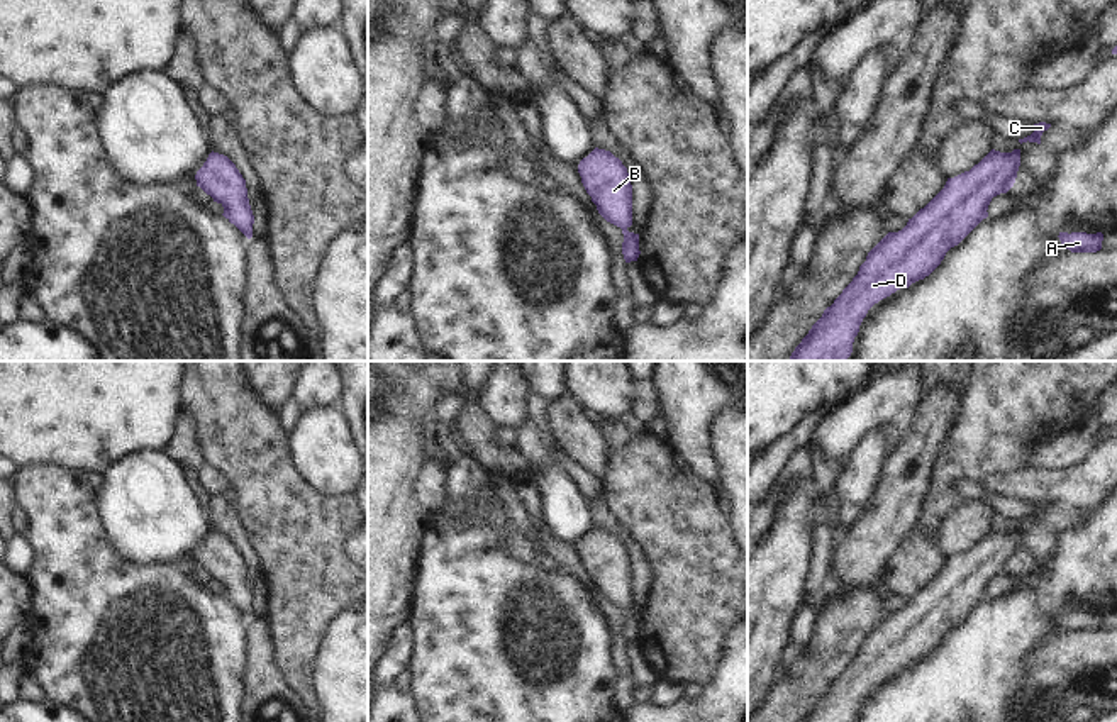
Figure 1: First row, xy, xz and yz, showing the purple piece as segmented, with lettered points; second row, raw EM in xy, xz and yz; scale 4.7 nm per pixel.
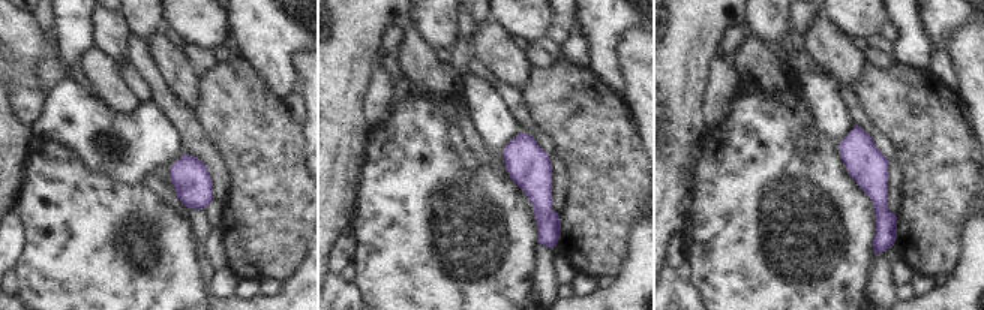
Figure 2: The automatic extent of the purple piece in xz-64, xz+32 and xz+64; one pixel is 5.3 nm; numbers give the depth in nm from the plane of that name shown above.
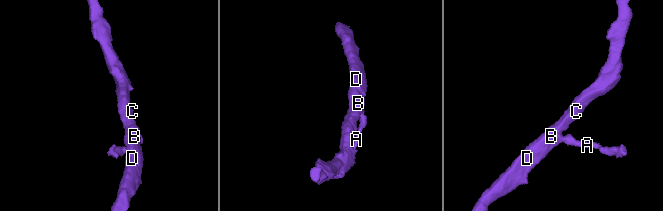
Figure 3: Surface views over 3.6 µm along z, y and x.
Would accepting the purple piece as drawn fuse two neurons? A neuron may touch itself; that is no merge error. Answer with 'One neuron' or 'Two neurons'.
One neuron

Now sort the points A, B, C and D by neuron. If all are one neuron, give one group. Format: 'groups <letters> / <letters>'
groups A B C D

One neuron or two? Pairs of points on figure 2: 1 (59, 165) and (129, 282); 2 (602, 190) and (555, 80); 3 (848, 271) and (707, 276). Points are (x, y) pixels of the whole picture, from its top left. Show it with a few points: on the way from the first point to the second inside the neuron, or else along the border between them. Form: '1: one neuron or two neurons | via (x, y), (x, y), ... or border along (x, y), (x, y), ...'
1: one neuron | via (60, 193), (63, 204), (101, 253)
2: one neuron | via (602, 163), (602, 147), (570, 116), (569, 107)
3: one neuron | via (813, 271), (804, 268), (741, 268)

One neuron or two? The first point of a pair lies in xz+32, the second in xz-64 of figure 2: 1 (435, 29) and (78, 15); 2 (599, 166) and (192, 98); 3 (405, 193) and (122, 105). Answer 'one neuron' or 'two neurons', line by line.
1: two neurons
2: two neurons
3: two neurons

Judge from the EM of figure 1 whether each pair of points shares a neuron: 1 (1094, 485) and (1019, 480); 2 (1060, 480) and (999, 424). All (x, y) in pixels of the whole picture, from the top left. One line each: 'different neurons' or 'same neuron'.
1: same neuron
2: different neurons

